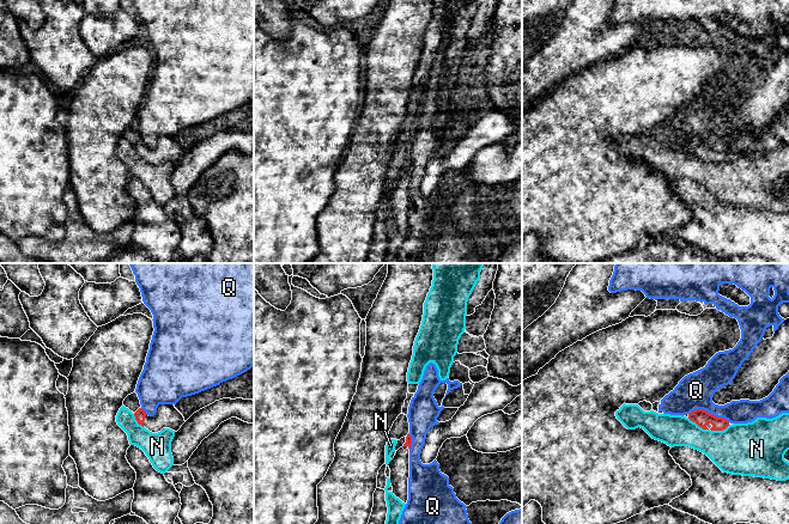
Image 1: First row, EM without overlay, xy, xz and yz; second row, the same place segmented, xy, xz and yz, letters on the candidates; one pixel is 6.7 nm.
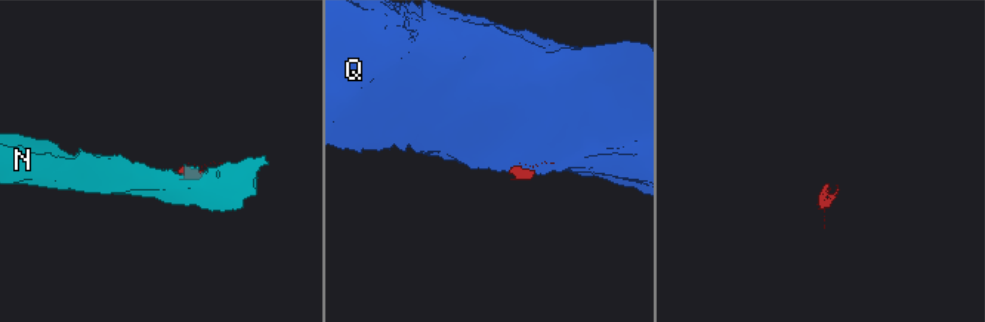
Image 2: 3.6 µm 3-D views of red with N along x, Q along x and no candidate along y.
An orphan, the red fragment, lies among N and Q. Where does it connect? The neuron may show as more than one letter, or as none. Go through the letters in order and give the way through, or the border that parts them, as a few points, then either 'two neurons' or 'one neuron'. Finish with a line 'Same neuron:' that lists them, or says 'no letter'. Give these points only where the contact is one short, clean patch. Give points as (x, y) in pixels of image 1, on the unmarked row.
N: border along yz (687, 150), (708, 162); two neurons
Q: border along yz (689, 145), (696, 141), (705, 141), (729, 153); two neurons
Same neuron: no letter

